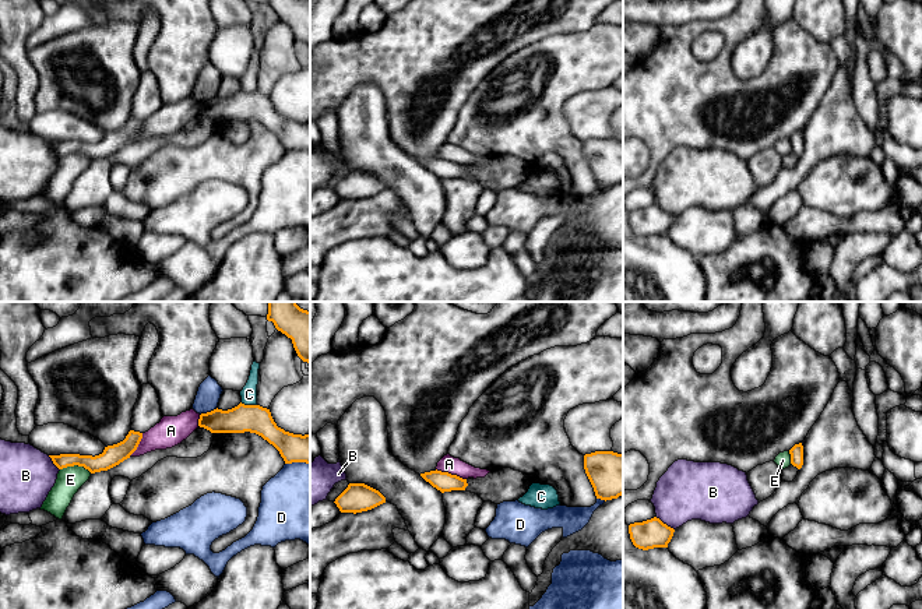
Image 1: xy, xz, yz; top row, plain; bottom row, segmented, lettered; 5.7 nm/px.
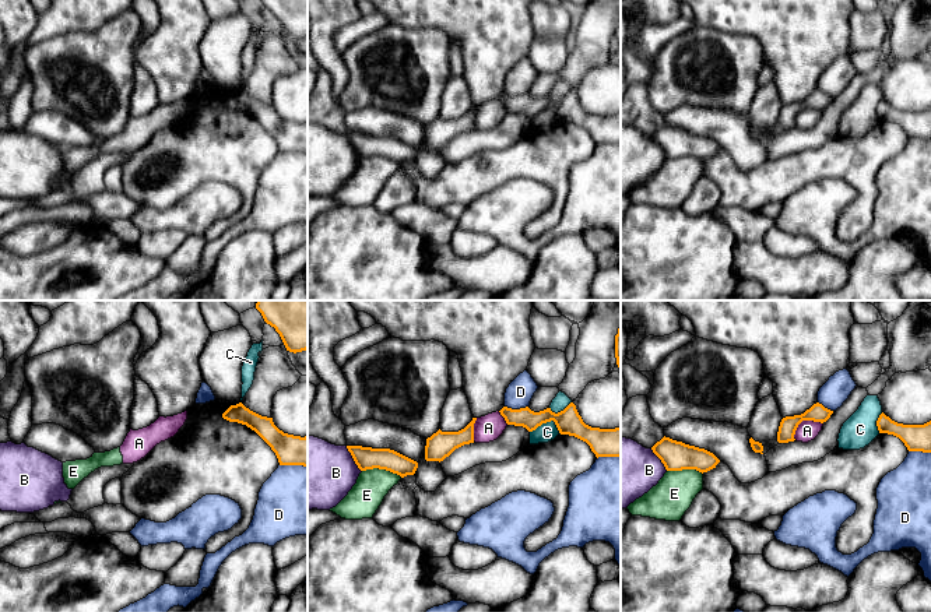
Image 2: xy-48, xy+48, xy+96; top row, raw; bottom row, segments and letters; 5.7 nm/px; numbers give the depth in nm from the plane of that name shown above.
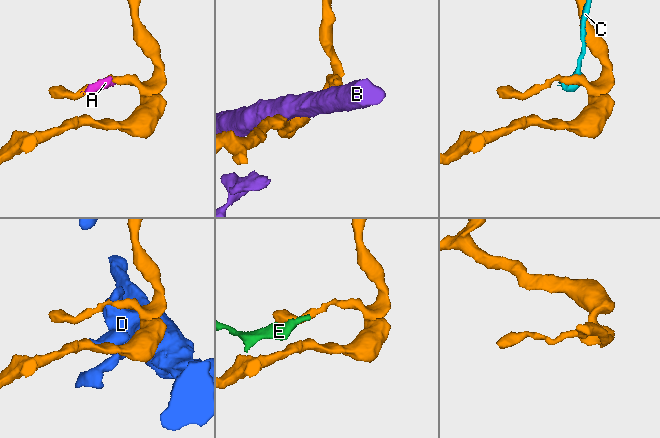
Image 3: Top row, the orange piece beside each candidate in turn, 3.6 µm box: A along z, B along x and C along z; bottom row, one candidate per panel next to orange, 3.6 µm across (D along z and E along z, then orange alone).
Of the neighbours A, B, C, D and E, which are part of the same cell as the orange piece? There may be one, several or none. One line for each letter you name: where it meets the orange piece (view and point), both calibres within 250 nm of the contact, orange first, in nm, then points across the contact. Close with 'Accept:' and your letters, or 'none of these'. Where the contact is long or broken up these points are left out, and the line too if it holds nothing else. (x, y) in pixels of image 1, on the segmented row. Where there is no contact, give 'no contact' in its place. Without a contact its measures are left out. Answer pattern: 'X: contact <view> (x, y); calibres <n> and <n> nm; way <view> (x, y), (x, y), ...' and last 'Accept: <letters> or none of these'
Accept: none of these

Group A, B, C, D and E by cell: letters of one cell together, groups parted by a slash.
A C E / B / D

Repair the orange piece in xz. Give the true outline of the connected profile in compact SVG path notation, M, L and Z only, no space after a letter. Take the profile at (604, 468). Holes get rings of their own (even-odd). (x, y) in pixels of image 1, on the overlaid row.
M613 451L585 454L584 469L597 499L606 501L623 494L623 454Z

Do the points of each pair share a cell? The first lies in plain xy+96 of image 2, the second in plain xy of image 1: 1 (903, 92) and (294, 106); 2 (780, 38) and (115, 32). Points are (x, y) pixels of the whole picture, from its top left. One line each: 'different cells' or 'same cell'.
1: same cell
2: different cells

